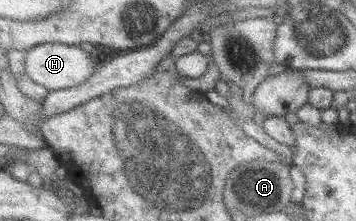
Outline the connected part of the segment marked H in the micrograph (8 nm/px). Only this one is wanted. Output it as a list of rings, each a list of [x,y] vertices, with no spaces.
[[[43,43],[27,50],[24,75],[30,76],[36,83],[45,85],[48,89],[57,90],[84,83],[99,67],[97,59],[92,58],[90,53],[86,53],[79,45]]]

